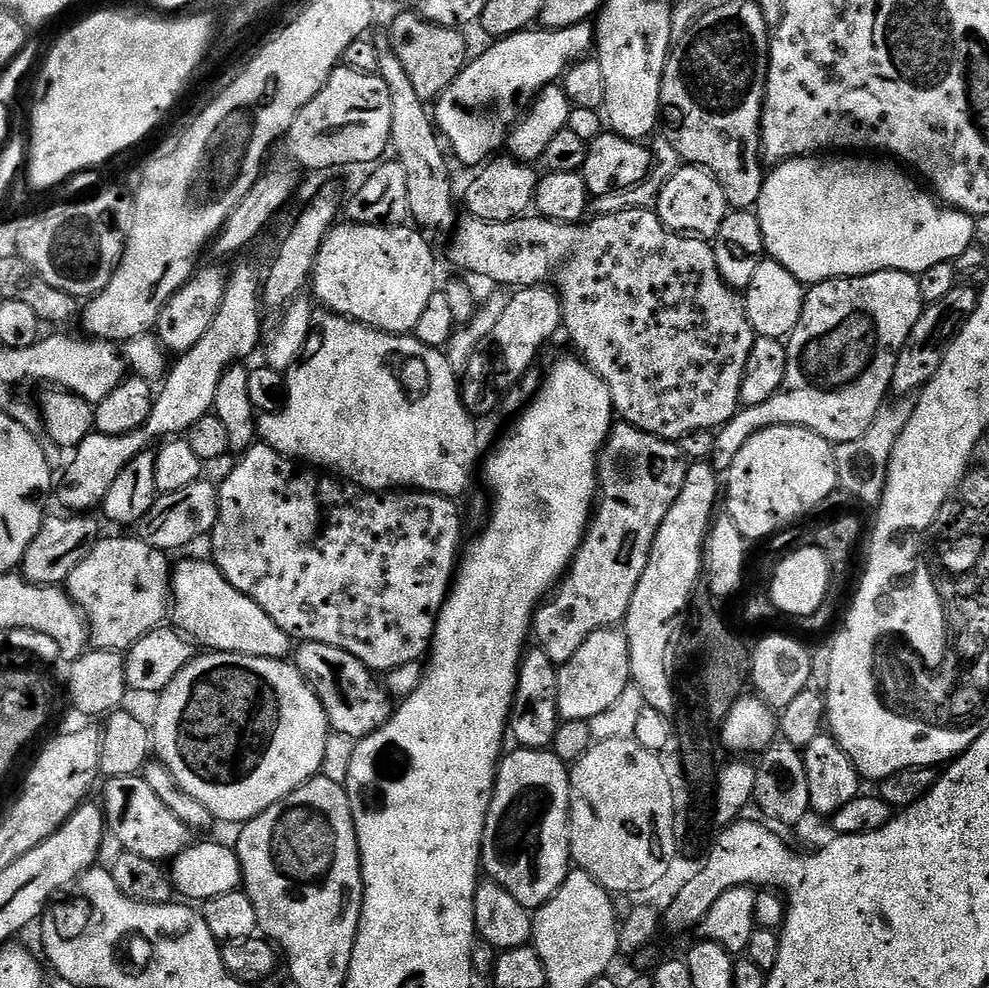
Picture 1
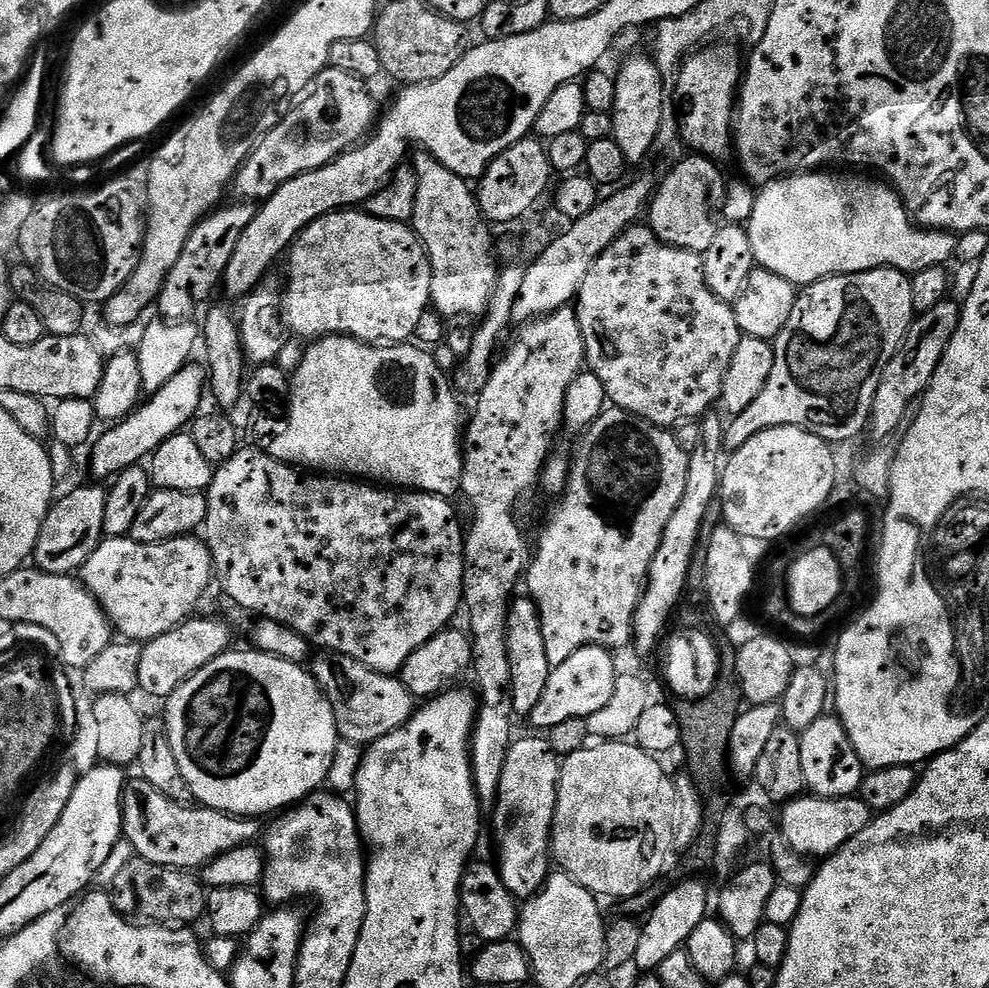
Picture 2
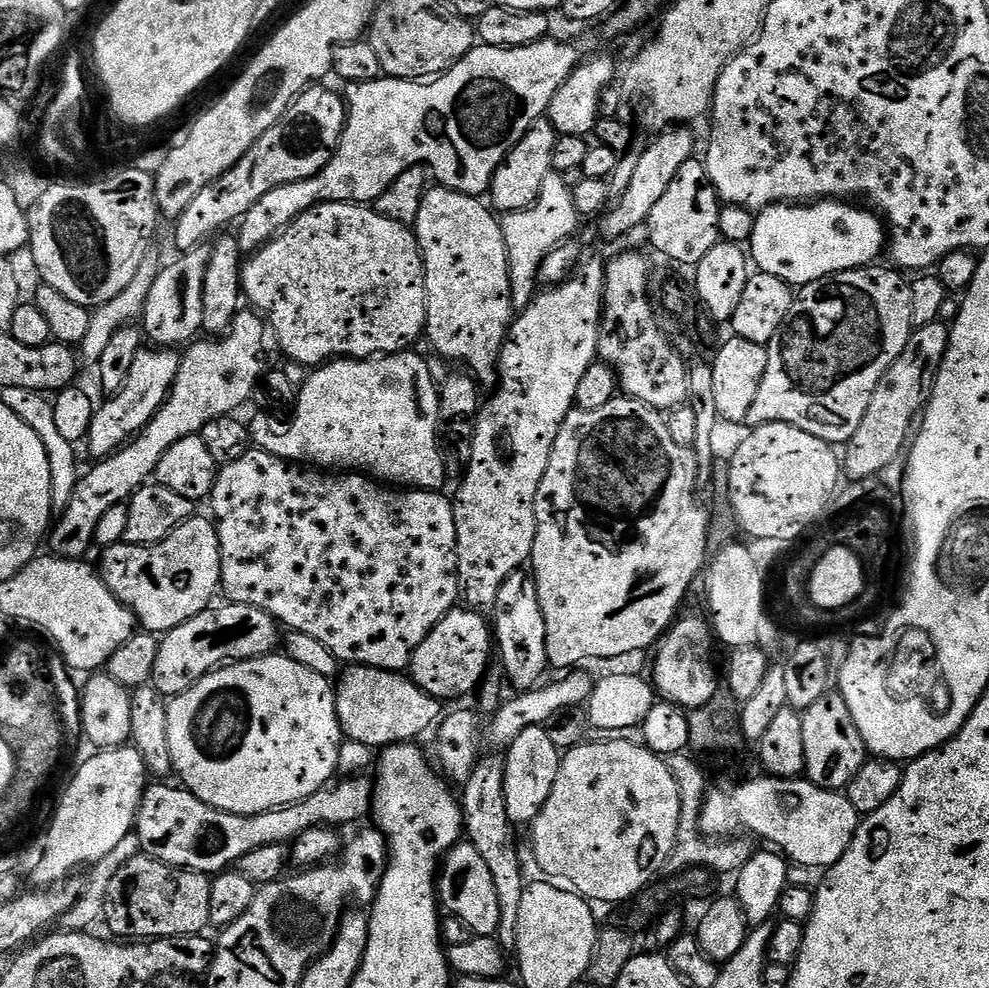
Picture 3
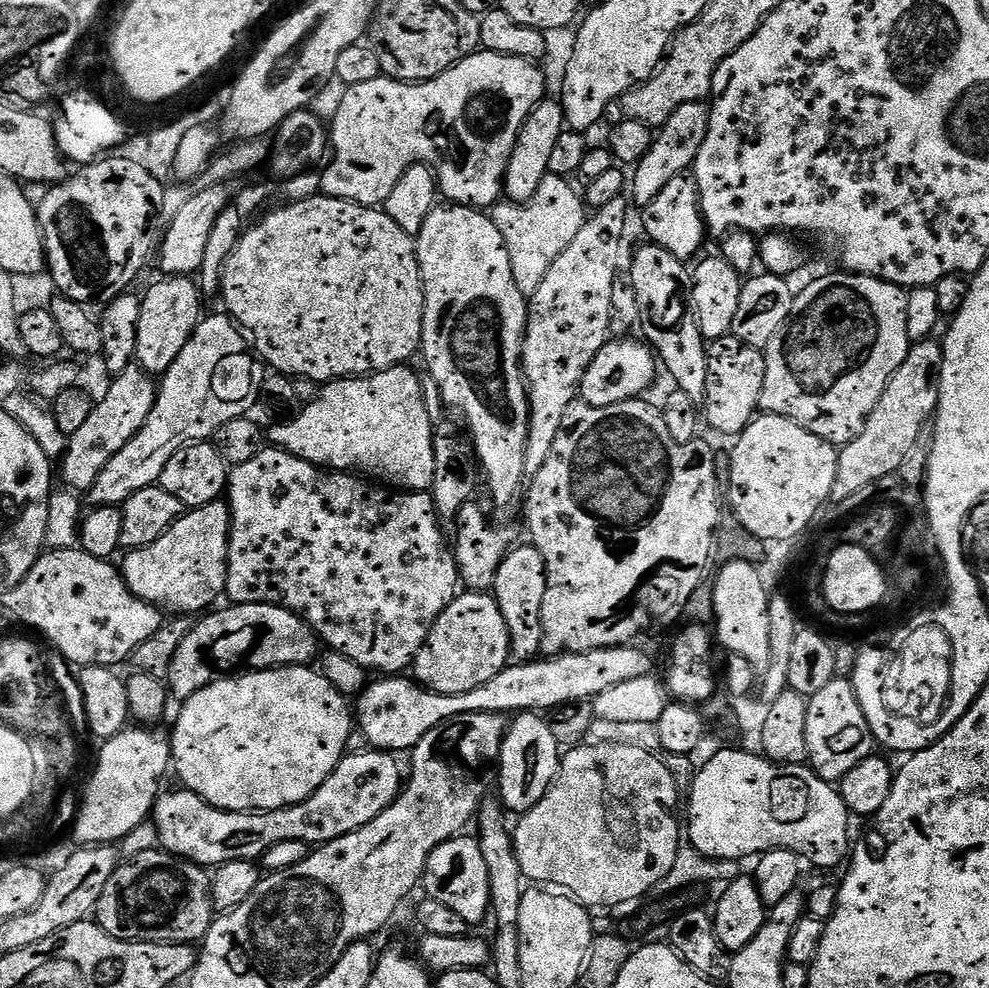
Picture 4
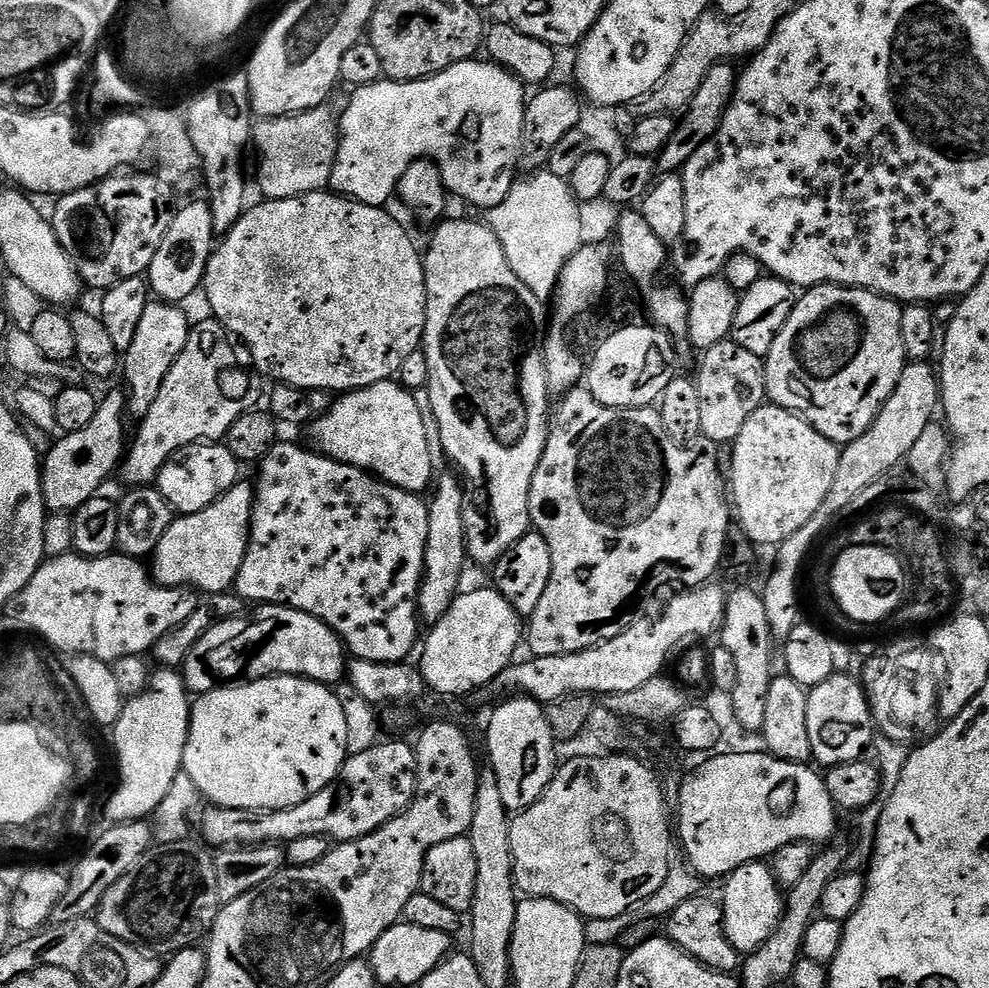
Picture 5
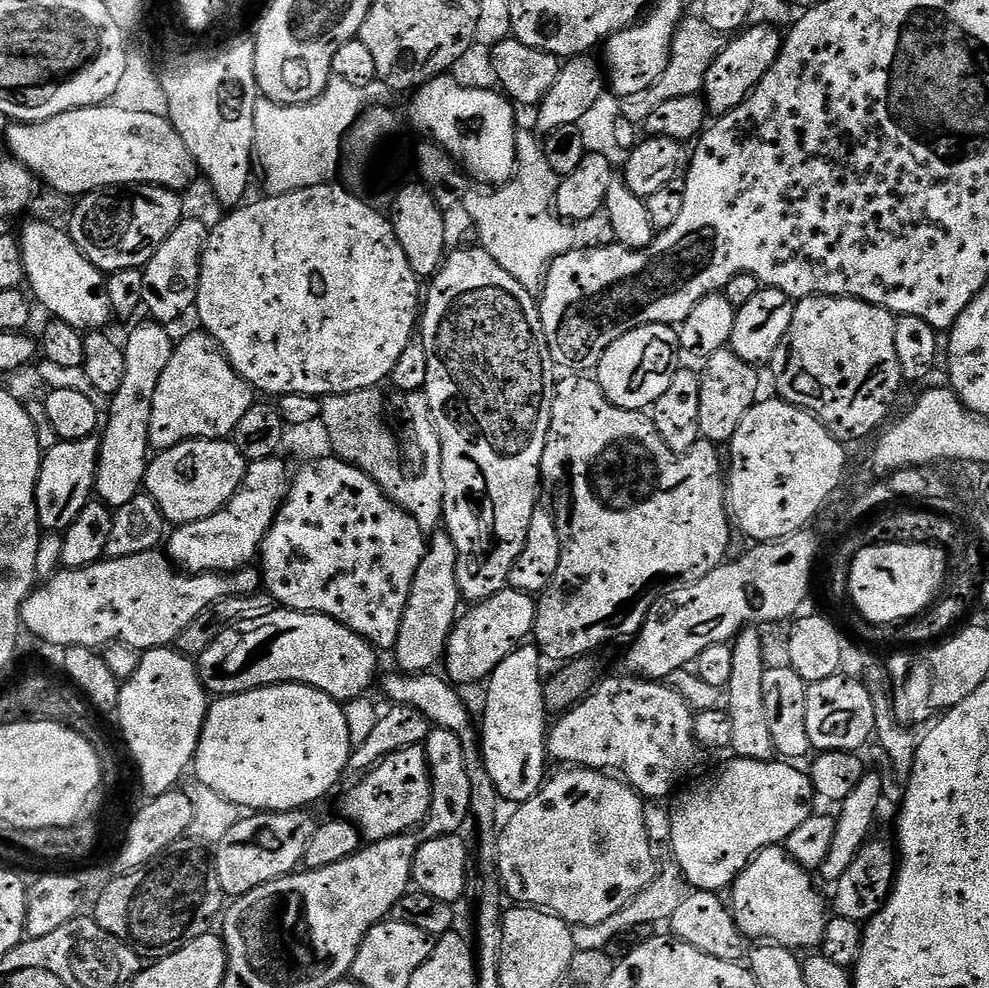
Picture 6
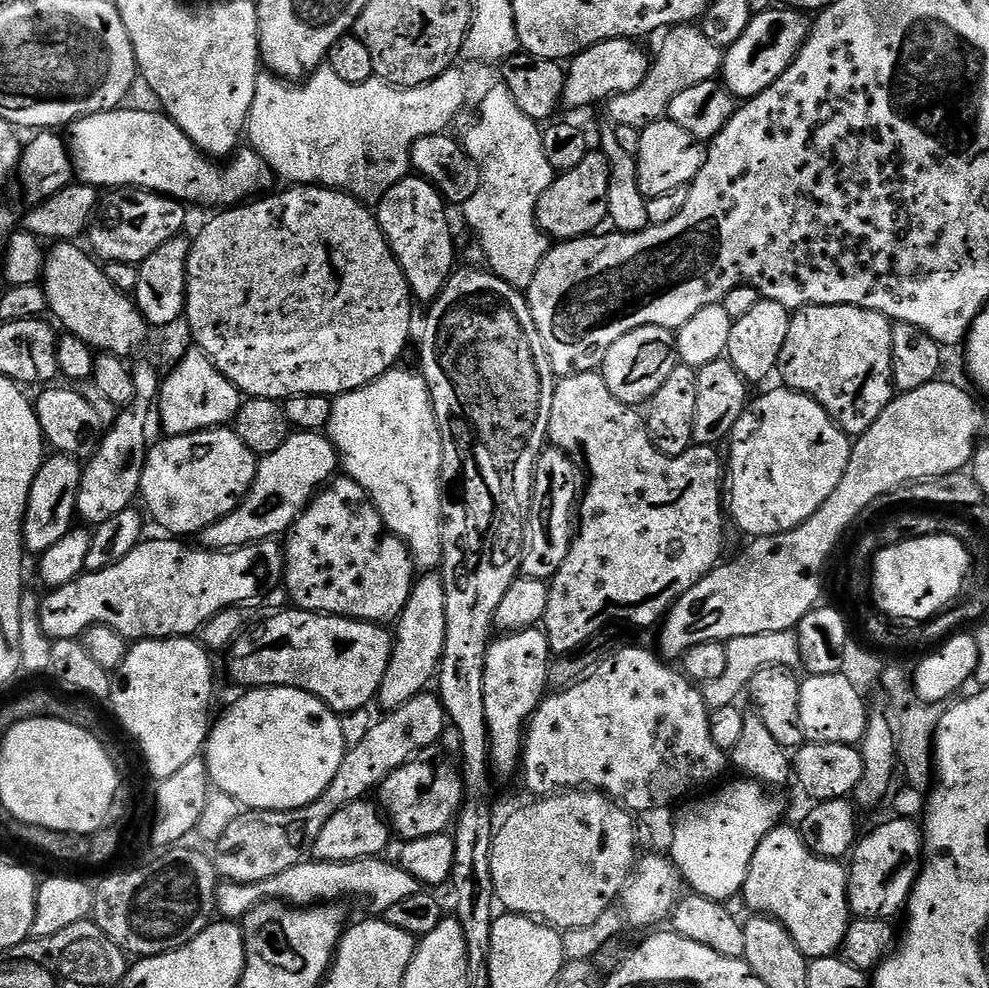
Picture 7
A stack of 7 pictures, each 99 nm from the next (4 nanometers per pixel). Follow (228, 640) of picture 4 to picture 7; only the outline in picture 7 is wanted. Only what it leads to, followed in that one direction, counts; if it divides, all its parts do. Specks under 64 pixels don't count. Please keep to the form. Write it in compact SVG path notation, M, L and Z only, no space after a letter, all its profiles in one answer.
M280 610L265 624L245 631L227 653L228 672L245 689L300 688L317 696L337 714L367 709L377 699L382 674L392 657L393 633L379 624L326 616L319 612Z

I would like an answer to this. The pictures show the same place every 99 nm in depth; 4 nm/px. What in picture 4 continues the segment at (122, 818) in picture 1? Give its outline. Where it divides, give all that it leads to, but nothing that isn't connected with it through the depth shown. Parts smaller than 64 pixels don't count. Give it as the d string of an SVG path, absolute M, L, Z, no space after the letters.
M379 750L345 755L339 766L326 778L326 782L318 786L318 790L314 790L314 794L288 808L265 812L225 812L223 808L215 808L198 794L187 790L161 791L150 813L157 826L159 847L165 852L189 860L191 864L199 864L205 870L214 870L220 864L235 860L259 861L266 854L266 850L270 850L270 846L278 846L278 842L302 842L309 846L329 844L332 840L366 826L366 822L374 822L374 818L378 818L382 810L386 810L399 798L402 776L400 780L400 764L396 760L399 759L393 753Z

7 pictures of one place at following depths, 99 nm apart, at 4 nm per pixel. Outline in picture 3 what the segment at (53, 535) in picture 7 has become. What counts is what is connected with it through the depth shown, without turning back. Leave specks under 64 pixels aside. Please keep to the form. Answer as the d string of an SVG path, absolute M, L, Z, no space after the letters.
M140 347L134 358L134 366L130 366L130 378L126 378L126 386L111 393L92 413L90 430L86 437L89 454L96 456L92 458L103 458L119 452L143 428L147 428L160 407L168 401L174 378L178 378L180 358L181 353L170 348Z

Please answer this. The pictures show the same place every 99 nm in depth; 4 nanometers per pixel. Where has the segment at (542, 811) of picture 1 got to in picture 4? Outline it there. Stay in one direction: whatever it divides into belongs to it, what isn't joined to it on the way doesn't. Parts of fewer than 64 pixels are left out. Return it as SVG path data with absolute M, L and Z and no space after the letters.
M520 714L516 720L507 725L504 734L504 745L500 751L500 762L498 765L498 776L500 772L499 799L505 809L516 814L528 812L541 800L556 776L560 773L560 762L562 749L560 744L550 734L548 720L540 714Z

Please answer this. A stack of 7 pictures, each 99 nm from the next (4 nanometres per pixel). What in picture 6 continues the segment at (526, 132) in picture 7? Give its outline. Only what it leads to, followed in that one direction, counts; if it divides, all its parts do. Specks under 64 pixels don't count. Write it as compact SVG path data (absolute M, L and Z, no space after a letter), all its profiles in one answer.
M521 131L516 138L516 173L511 180L495 190L469 190L462 205L462 212L476 223L479 247L485 248L514 282L522 282L533 294L543 289L549 266L578 244L575 227L554 211L560 182L561 177L546 162L543 143Z

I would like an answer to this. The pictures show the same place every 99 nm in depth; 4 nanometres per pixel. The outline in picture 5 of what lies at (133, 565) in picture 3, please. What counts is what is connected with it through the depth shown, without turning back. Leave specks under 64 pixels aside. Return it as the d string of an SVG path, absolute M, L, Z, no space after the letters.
M237 482L226 494L206 506L206 510L189 516L177 515L173 519L150 557L150 575L157 584L166 588L191 588L200 594L224 594L235 585L246 554L248 526L256 501L255 487L244 483Z

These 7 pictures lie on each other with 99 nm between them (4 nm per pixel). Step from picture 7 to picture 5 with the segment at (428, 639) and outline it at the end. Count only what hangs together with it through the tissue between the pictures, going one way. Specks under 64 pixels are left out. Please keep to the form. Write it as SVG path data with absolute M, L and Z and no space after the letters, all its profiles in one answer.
M455 471L444 472L435 477L434 492L436 497L427 501L430 530L426 534L426 558L424 559L424 577L420 580L420 593L416 595L416 606L421 621L425 625L436 624L450 610L458 593L461 591L460 579L464 576L464 564L468 560L468 545L466 543L466 512L464 516L464 488L461 477Z

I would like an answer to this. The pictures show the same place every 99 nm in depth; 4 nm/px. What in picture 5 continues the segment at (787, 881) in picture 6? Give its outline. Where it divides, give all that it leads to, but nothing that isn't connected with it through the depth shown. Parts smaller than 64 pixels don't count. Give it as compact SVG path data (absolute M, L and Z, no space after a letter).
M751 860L746 866L738 866L738 870L731 872L723 884L722 907L726 936L730 938L734 950L742 954L757 952L762 942L766 942L766 938L774 934L774 930L784 918L786 896L782 885L776 881L771 867L758 860Z

